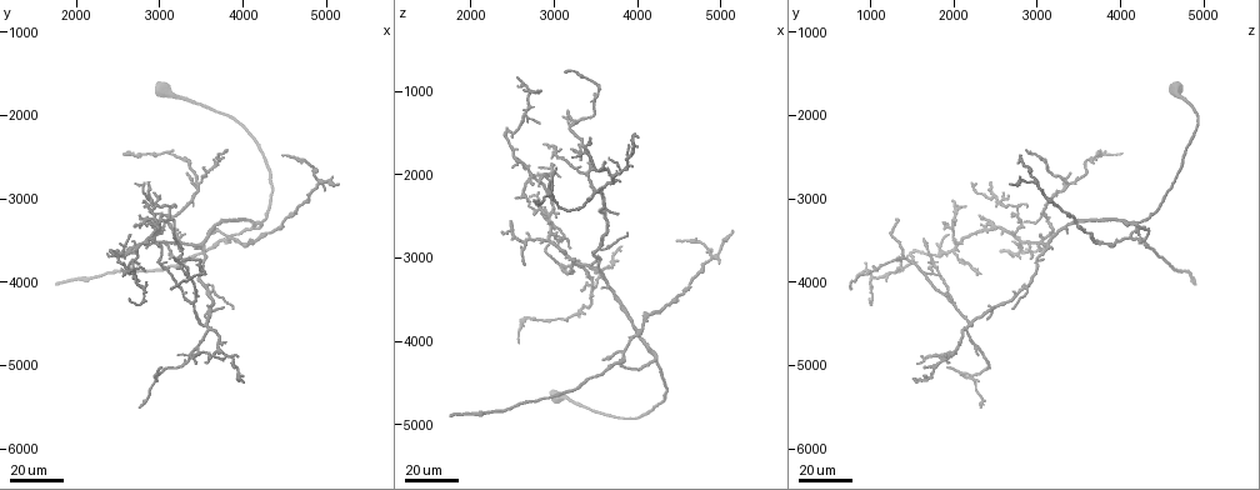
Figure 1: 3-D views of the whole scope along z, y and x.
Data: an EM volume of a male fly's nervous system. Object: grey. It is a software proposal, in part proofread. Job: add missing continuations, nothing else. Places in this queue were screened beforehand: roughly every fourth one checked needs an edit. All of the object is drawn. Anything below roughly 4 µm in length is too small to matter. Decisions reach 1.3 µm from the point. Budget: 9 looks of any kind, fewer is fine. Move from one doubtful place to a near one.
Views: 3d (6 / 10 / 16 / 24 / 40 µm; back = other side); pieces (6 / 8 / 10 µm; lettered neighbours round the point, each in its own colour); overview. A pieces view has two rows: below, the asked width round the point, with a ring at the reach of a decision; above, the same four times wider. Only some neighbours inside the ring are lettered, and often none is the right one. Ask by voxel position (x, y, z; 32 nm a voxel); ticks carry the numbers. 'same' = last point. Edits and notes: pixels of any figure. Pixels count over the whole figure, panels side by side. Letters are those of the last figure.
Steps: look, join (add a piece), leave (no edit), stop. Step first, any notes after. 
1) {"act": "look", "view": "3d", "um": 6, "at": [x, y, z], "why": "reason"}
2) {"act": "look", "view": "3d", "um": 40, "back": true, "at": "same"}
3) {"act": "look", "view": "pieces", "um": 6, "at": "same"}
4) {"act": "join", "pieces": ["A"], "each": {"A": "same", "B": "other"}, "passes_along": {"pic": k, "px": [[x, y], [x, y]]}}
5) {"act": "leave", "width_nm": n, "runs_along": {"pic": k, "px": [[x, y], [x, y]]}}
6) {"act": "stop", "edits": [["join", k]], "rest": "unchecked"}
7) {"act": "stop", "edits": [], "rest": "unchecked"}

{"act": "look", "view": "3d", "um": 40, "at": [3200, 3100, 2900], "why": "tapers out"}

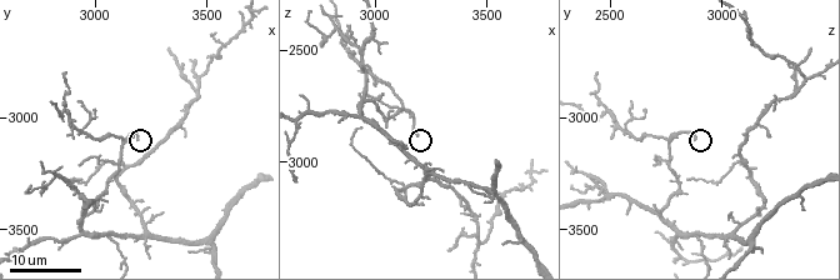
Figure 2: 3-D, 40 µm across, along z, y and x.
{"act": "look", "view": "pieces", "um": 6, "at": [3200, 3100, 2880], "why": "what lies round it"}

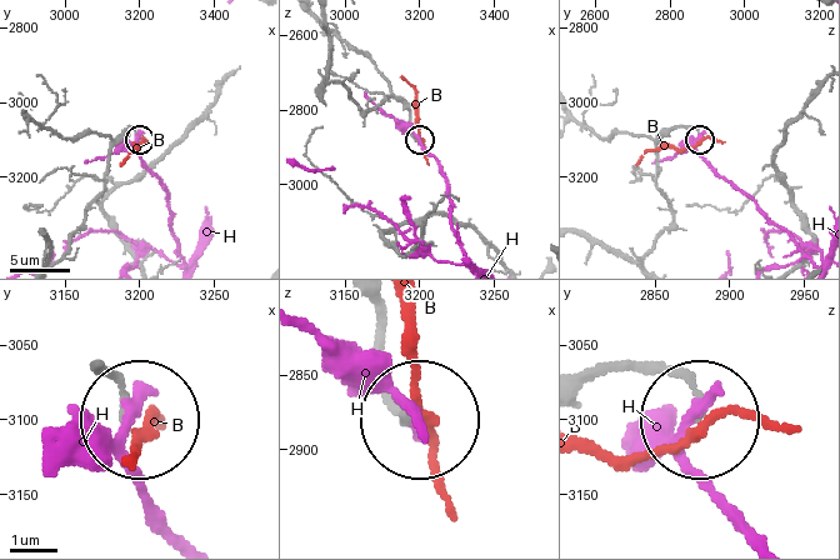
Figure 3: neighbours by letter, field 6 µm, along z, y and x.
{"act": "leave", "each": {"B": "other", "H": "other"}, "runs_along": {"pic": 3, "px": [[643, 258], [671, 219], [658, 144], [681, 126], [699, 138]]}, "found": "none of them fits"}

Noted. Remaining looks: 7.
{"act": "look", "view": "3d", "um": 24, "at": [2450, 3650, 2600], "why": "free end"}

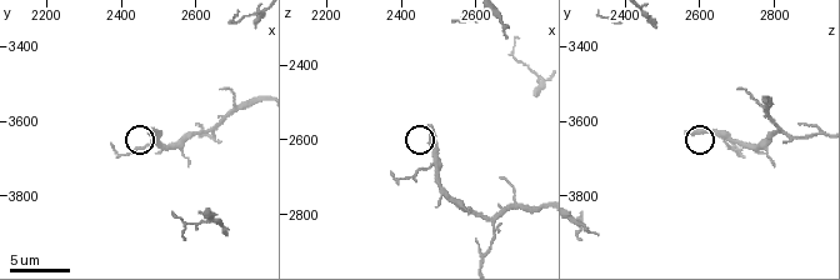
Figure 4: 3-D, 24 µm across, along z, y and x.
{"act": "look", "view": "pieces", "um": 8, "at": [2480, 3620, 2570]}

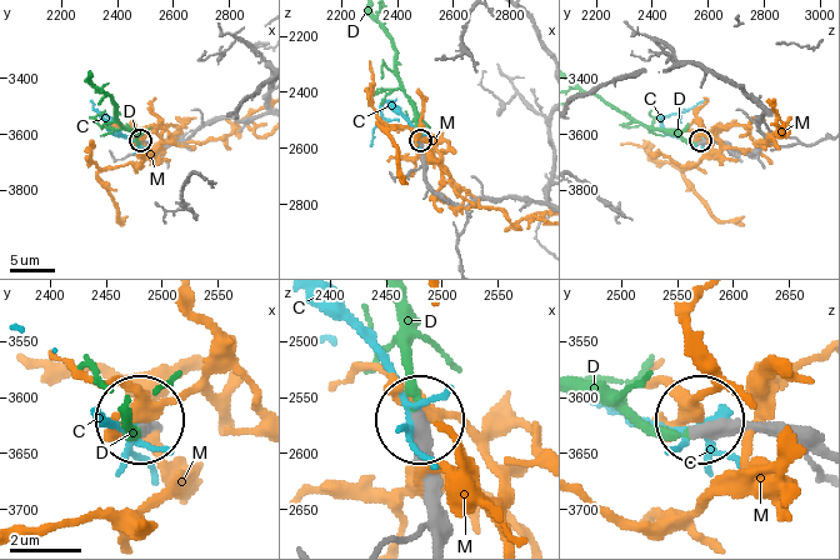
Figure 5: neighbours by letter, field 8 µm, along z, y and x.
{"act": "join", "pieces": ["D"], "each": {"C": "other", "D": "same", "M": "other"}, "passes_along": {"pic": 5, "px": [[428, 501], [413, 361], [395, 308]]}, "found": "it goes on there"}

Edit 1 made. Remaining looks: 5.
{"act": "look", "view": "overview"}

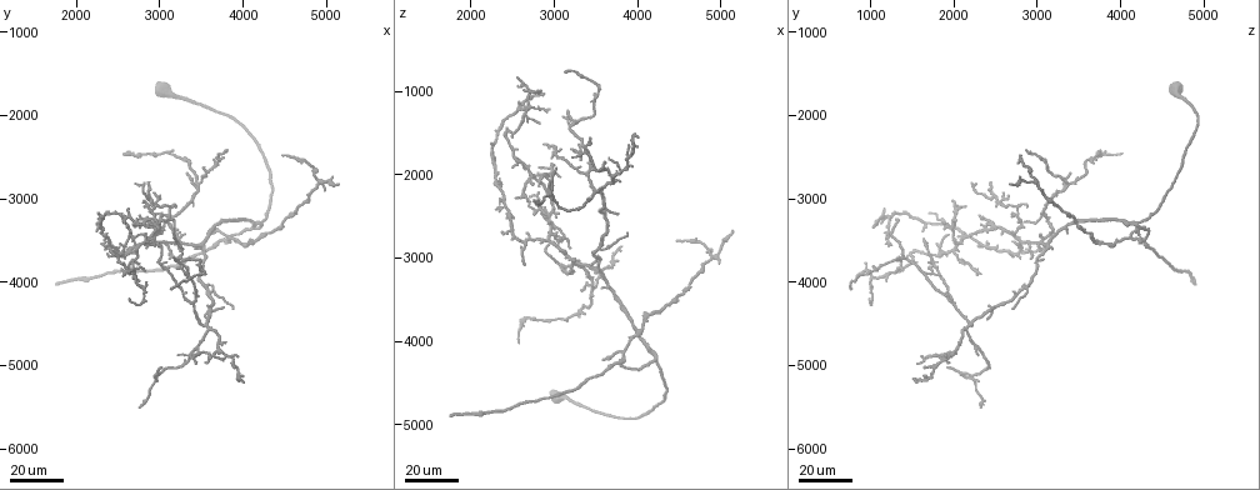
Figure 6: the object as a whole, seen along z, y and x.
{"act": "look", "view": "3d", "um": 24, "at": [3400, 2550, 3650], "why": "an open end"}

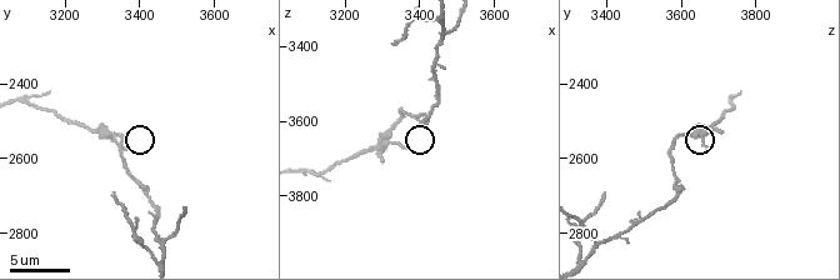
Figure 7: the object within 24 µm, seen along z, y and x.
{"act": "look", "view": "pieces", "um": 8, "at": [3370, 2580, 3670]}

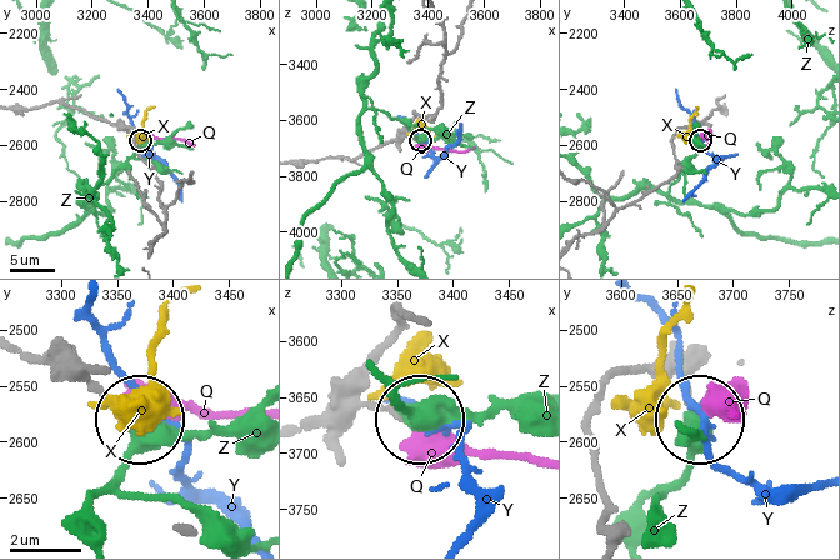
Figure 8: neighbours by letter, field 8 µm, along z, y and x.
{"act": "leave", "each": {"Q": "other", "X": "other", "Y": "other", "Z": "other"}, "runs_along": {"pic": 8, "px": [[610, 531], [591, 451], [601, 388], [636, 370], [700, 413]]}, "found": "none of them fits"}

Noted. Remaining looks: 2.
{"act": "look", "view": "3d", "um": 40, "at": [3050, 5050, 1950], "why": "branch stops here"}

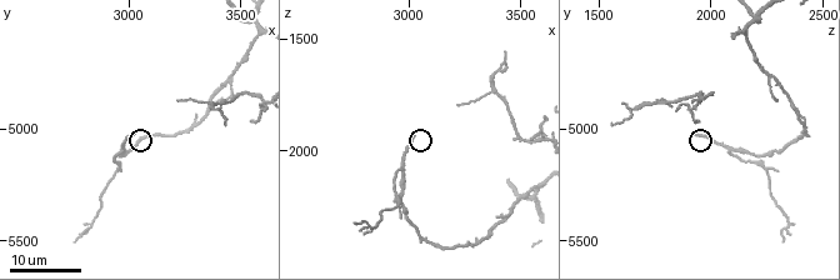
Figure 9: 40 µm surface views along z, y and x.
{"act": "look", "view": "pieces", "um": 8, "at": [3020, 5020, 1930], "why": "what lies round it"}

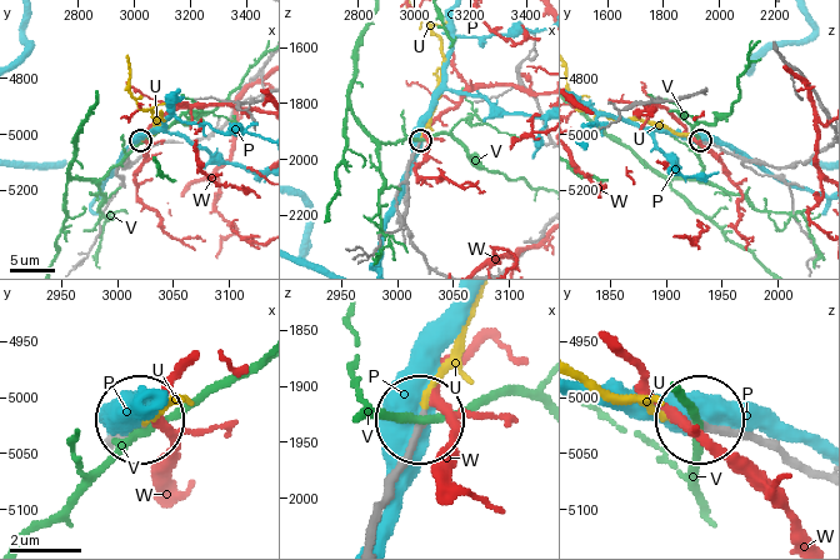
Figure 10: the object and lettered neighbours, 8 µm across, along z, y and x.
{"act": "join", "pieces": ["U"], "each": {"P": "other", "U": "same", "V": "other", "W": "other"}, "passes_along": {"pic": 10, "px": [[781, 456], [588, 385]]}, "found": "the neuron continues"}

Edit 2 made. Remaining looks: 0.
{"act": "stop", "edits": [["join", 5], ["join", 10]], "rest": "unchecked"}

